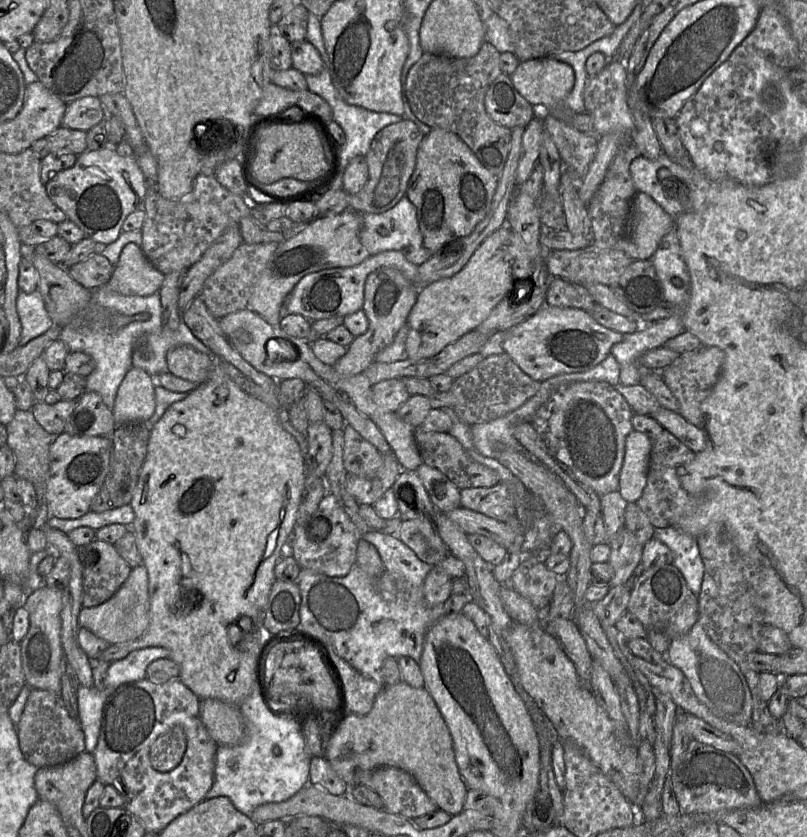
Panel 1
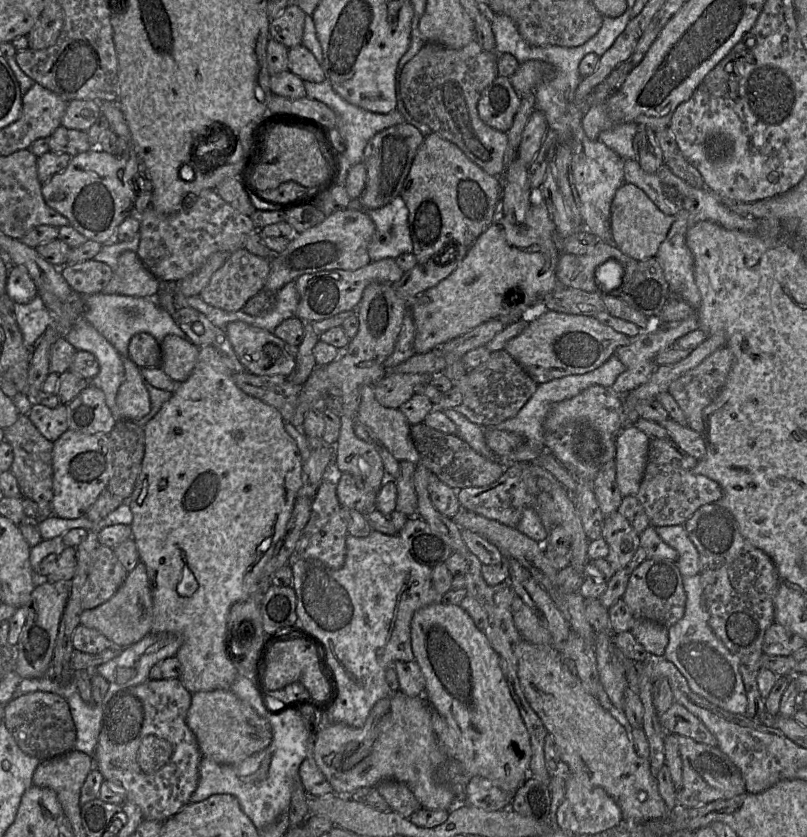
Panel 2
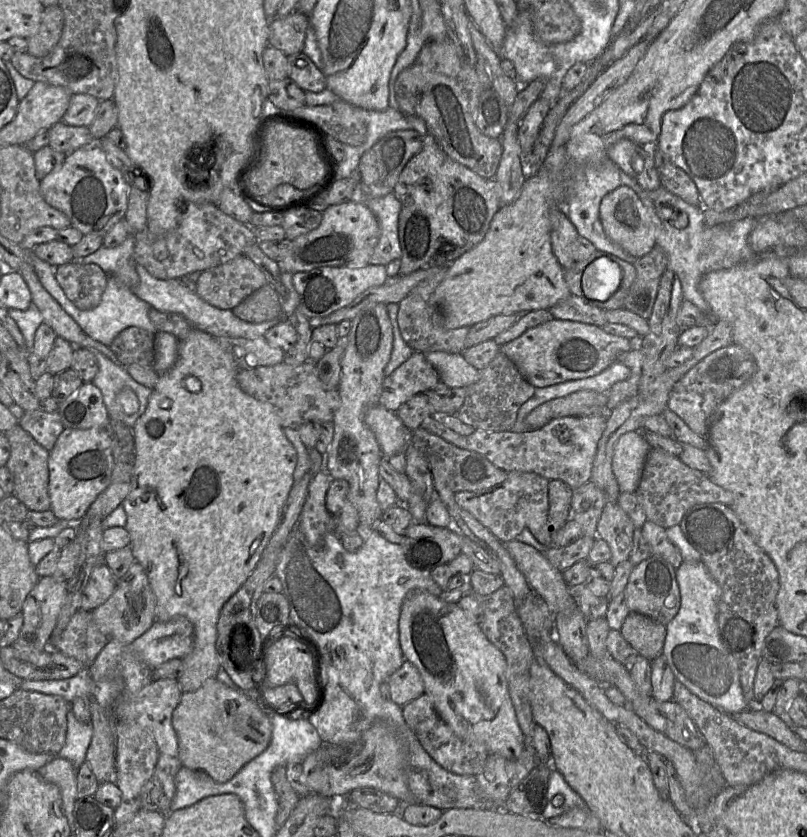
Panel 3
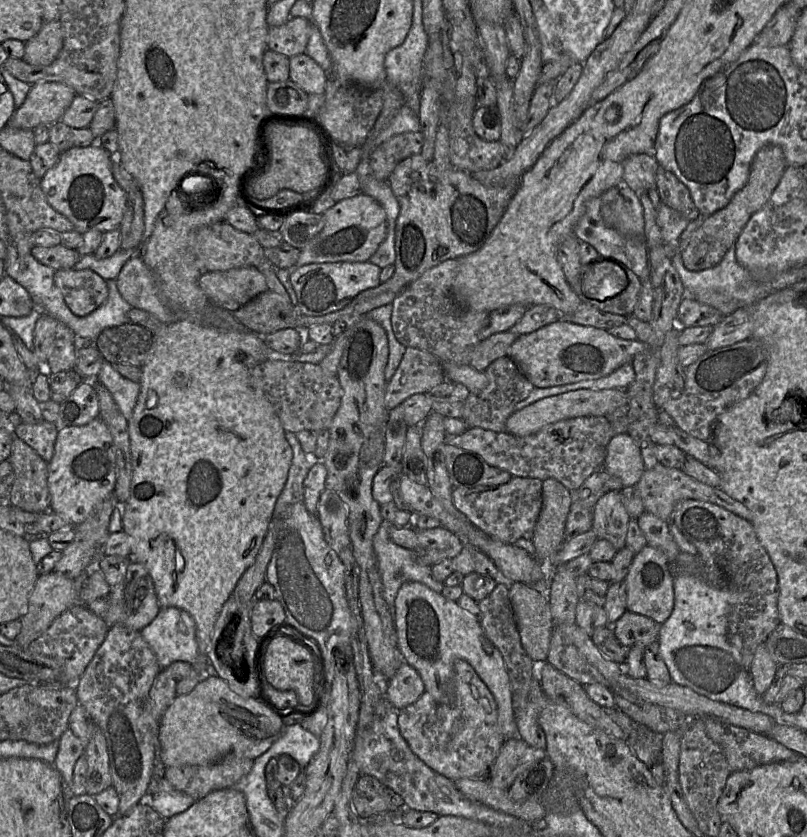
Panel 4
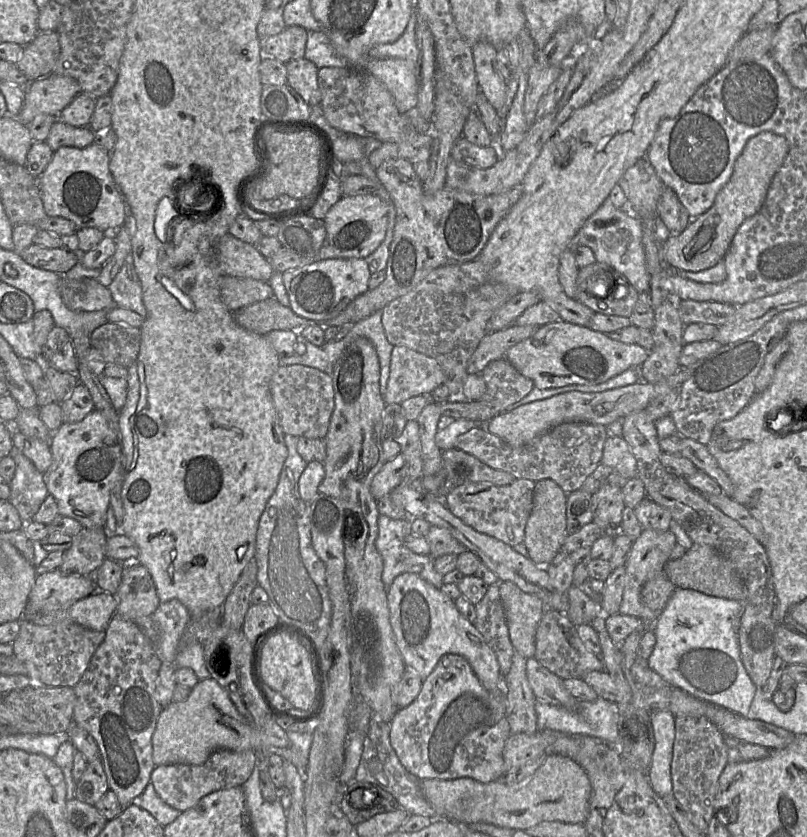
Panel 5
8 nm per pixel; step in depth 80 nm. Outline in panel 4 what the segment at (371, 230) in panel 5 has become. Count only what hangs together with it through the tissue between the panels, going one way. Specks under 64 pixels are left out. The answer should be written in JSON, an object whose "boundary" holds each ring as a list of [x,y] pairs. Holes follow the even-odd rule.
{"boundary":[[[363,193],[337,202],[323,217],[323,229],[300,250],[295,267],[313,263],[366,262],[387,235],[384,208],[374,198]]]}

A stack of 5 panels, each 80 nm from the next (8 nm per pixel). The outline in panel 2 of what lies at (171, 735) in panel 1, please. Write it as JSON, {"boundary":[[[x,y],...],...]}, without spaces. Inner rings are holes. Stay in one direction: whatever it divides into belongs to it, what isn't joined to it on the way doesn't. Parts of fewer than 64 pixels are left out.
{"boundary":[[[148,735],[141,741],[137,762],[143,772],[153,774],[169,761],[172,753],[170,742],[155,735]]]}

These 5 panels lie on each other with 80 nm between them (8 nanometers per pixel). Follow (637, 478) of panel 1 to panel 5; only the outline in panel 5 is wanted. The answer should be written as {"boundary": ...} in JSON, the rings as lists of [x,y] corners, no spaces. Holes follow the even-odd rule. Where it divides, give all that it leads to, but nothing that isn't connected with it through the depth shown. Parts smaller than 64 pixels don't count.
{"boundary":[[[608,436],[601,463],[612,467],[627,480],[637,476],[637,461],[623,437]]]}

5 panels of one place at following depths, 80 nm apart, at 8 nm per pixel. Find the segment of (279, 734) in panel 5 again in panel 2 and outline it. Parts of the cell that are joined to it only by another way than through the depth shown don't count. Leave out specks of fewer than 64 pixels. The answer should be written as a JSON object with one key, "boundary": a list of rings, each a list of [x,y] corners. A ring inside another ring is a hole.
{"boundary":[[[217,689],[192,694],[186,723],[197,739],[202,756],[218,764],[238,764],[264,750],[272,741],[269,723],[231,690]]]}

